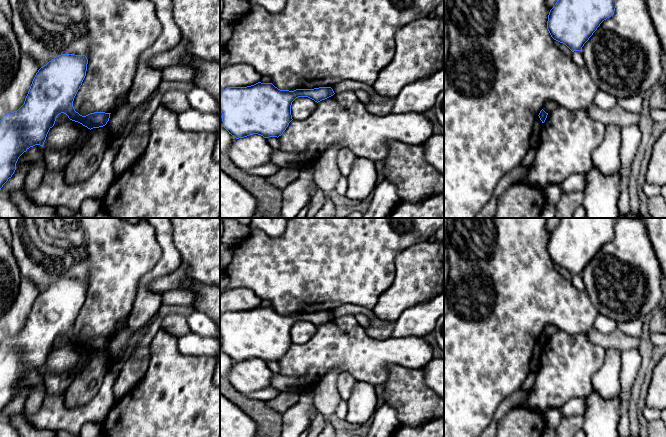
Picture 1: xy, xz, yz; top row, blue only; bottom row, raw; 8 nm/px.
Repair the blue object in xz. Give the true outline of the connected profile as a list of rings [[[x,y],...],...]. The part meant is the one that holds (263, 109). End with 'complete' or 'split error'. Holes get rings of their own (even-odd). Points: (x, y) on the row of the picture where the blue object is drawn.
[[[261,82],[247,87],[228,87],[220,92],[220,112],[222,113],[223,127],[236,139],[253,134],[261,135],[264,138],[278,138],[293,120],[291,105],[296,98],[308,97],[318,103],[334,94],[331,87],[289,91],[280,90],[272,83]]]; complete

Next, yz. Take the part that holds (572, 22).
[[[558,0],[550,10],[547,29],[551,37],[565,44],[572,52],[581,51],[600,24],[611,17],[616,8],[616,0]]]; complete

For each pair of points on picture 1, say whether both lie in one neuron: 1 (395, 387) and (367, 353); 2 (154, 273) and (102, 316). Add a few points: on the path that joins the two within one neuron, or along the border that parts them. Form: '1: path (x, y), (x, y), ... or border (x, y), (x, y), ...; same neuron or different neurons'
1: border (409, 368), (391, 365), (387, 378), (382, 383); different neurons
2: border (152, 267), (139, 280), (132, 309); different neurons

